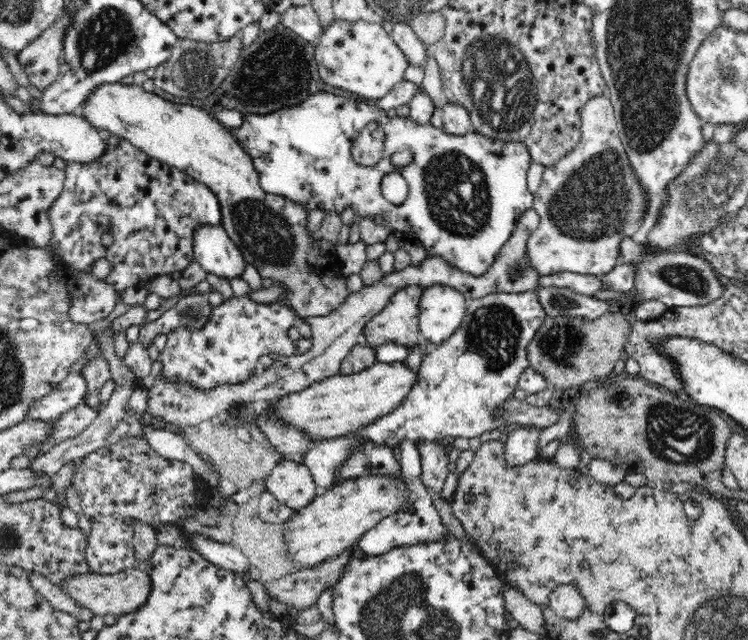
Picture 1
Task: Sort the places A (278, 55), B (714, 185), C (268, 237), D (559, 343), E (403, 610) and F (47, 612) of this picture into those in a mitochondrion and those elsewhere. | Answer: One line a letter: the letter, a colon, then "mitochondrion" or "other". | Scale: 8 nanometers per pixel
A: mitochondrion
B: mitochondrion
C: mitochondrion
D: mitochondrion
E: mitochondrion
F: other

